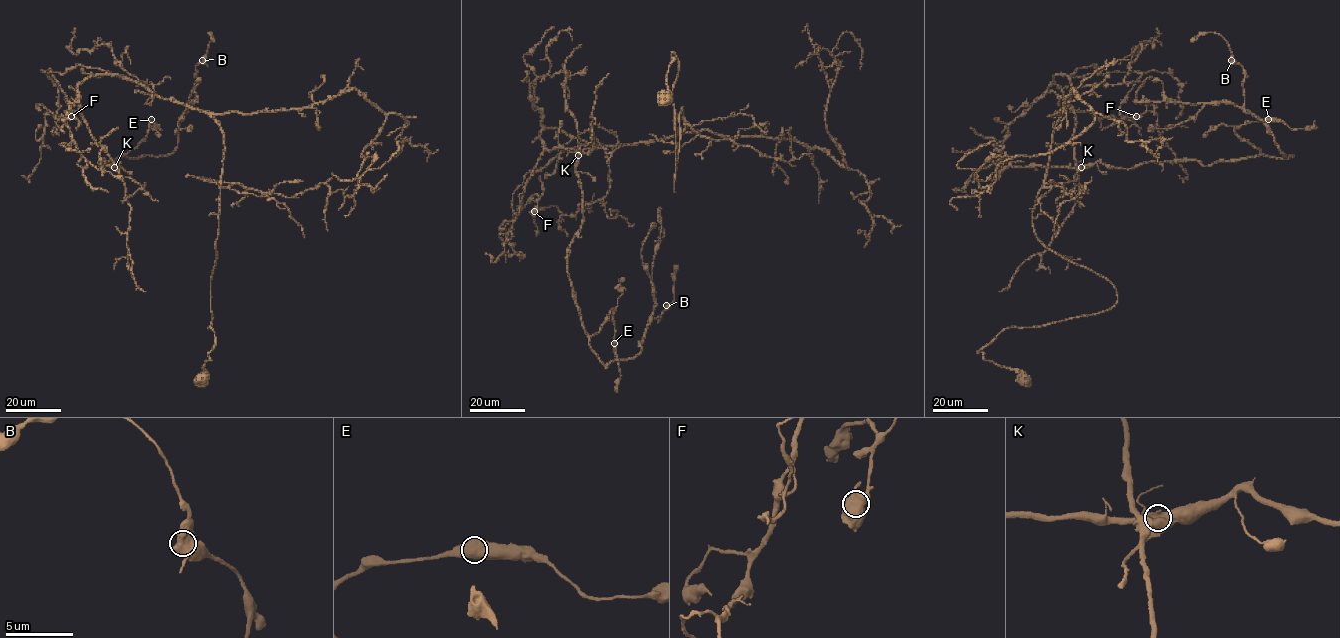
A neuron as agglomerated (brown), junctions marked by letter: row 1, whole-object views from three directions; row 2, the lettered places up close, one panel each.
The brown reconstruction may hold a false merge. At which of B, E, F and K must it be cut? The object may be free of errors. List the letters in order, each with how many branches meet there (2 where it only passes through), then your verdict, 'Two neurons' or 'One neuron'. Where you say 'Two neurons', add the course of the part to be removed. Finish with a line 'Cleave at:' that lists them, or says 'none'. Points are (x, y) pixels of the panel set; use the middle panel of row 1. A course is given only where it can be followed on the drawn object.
B: Branches: 2. One neuron
E: Branches: 2. One neuron
F: Branches: 2. One neuron
K: Branches: 2. Two neurons. Course of the part to remove: (578, 155), (583, 222), (567, 274), (604, 364), (640, 352), (651, 318), (673, 302), (676, 265)
Cleave at: K

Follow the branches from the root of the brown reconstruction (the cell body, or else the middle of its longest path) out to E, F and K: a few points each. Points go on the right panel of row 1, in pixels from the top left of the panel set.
E: (1021, 378), (978, 352), (1117, 301), (1034, 230), (1054, 77), (1077, 166), (1256, 157), (1235, 130), (1268, 119)
F: (1021, 378), (978, 352), (1009, 327), (1117, 301), (1032, 224), (1070, 76), (1139, 72), (1120, 105), (1136, 116)
K: (1021, 378), (978, 352), (1009, 327), (1117, 301), (1108, 281), (1034, 230), (1071, 93), (1056, 74), (1081, 167)

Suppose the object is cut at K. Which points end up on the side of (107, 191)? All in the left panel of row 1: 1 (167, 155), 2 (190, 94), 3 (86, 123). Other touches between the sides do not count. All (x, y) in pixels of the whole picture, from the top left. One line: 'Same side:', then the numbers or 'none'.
Same side: 3

